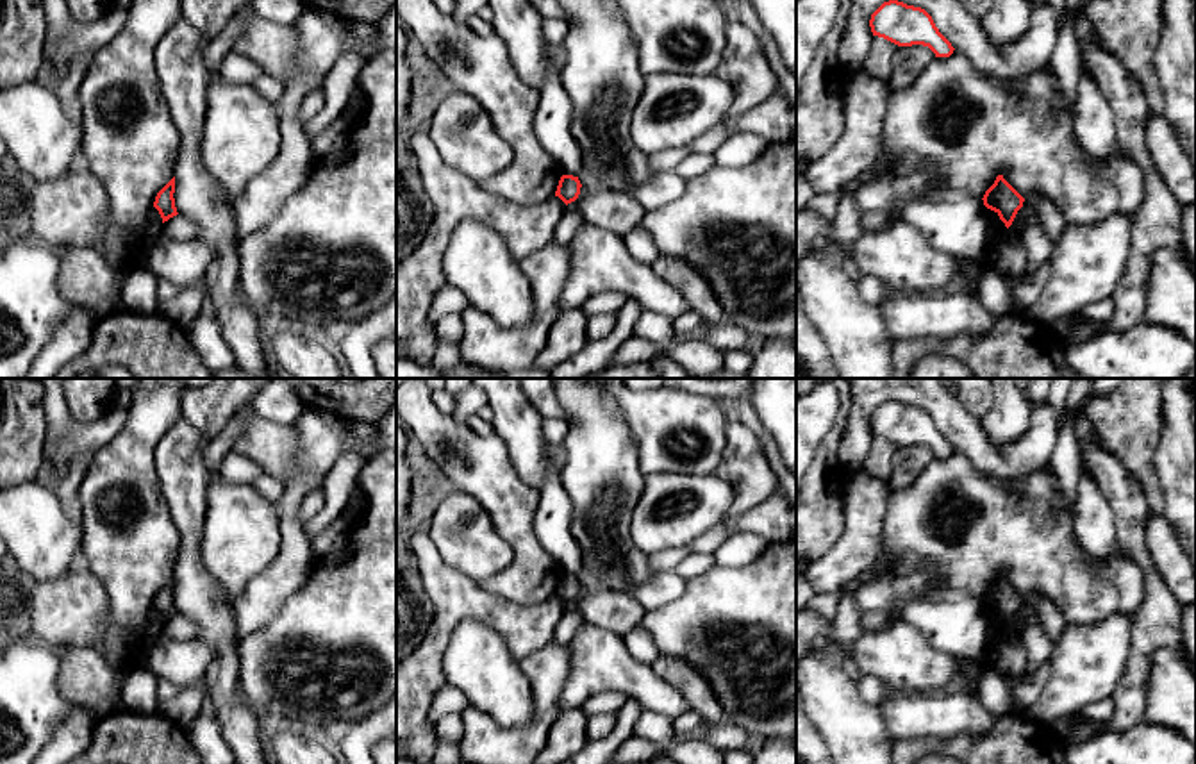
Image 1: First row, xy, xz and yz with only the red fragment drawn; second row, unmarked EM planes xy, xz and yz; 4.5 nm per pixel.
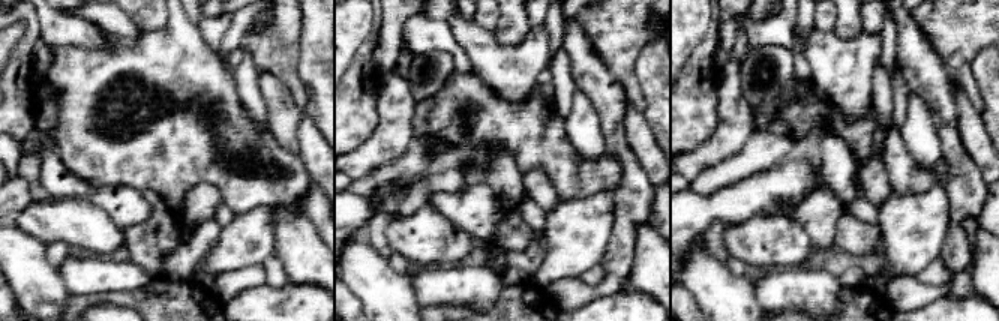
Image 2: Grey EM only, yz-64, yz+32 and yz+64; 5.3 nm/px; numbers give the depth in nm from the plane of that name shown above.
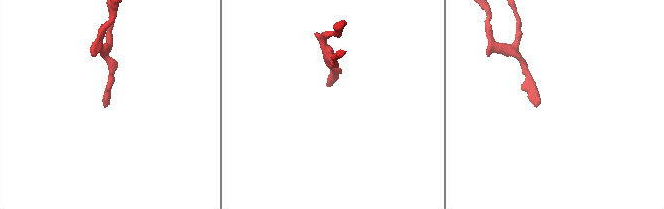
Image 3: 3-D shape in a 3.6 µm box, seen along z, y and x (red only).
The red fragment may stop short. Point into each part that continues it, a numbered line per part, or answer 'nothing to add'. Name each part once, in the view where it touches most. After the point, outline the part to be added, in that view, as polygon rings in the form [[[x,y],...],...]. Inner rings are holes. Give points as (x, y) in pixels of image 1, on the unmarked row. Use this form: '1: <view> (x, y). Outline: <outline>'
nothing to add

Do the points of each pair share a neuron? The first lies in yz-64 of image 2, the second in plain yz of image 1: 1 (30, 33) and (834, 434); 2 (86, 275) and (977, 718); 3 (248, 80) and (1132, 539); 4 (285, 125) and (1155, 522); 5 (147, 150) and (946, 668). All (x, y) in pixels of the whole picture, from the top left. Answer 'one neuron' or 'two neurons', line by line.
1: one neuron
2: one neuron
3: two neurons
4: two neurons
5: two neurons

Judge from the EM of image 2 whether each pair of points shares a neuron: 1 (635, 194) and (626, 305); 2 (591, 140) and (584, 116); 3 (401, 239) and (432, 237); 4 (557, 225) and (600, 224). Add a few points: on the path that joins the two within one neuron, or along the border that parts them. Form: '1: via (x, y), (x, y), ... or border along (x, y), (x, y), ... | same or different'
1: border along (620, 288), (587, 303) | different
2: via (585, 134), (584, 122) | same
3: via (408, 237), (425, 237) | same
4: via (567, 225), (590, 224) | same

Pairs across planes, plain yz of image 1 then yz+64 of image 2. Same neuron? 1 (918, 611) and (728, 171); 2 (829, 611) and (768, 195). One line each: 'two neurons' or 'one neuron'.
1: two neurons
2: two neurons

